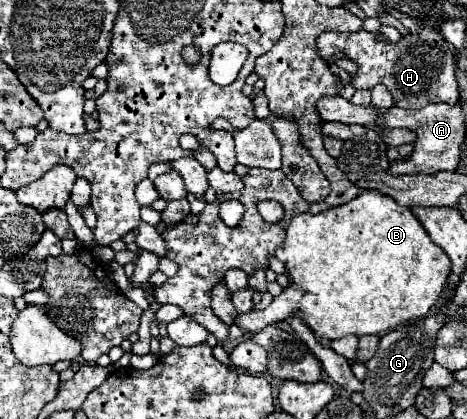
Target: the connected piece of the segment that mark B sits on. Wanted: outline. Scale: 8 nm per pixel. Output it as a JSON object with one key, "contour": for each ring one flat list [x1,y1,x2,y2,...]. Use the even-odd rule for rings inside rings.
{"contour":[[366,190,348,204,330,208,316,216,304,212,292,218,286,230,286,240,276,250,276,258,284,264,294,264,294,272,290,268,286,270,290,286,284,288,268,308,238,314,238,326,244,332,254,334,264,326,292,318,300,310,302,322,318,338,338,340,348,334,354,334,358,338,364,334,382,334,406,320,424,318,442,294,450,272,448,256,430,240,412,210,398,206,390,196,384,196,380,192,376,194,376,190]]}

